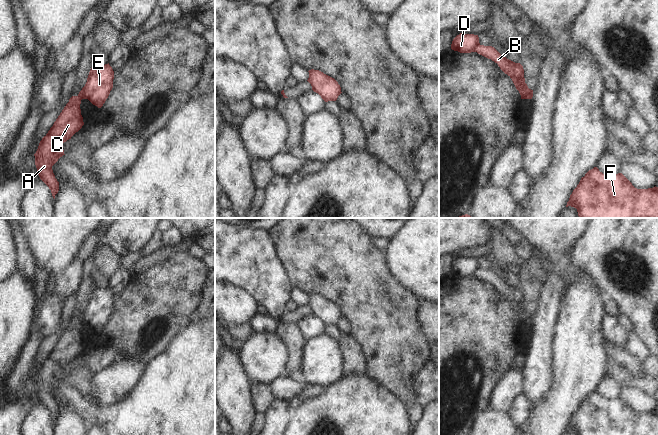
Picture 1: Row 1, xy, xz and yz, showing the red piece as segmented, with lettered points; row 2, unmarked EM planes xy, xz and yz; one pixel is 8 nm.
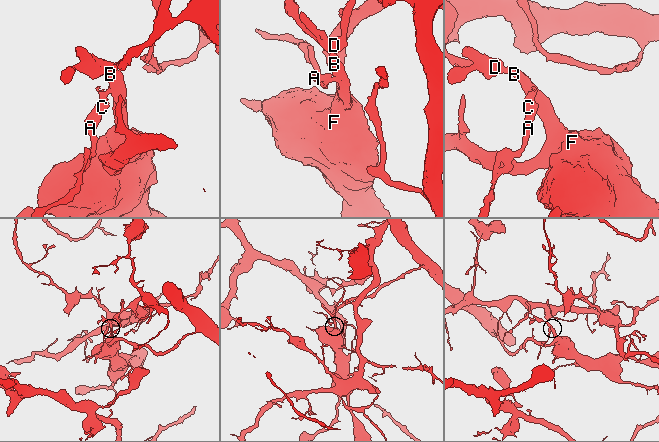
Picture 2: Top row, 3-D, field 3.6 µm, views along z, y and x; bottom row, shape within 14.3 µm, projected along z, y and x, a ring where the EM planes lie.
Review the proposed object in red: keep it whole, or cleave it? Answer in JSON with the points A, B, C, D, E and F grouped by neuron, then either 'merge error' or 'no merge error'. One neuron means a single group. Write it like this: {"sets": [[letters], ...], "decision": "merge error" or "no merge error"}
{"sets": [["A", "C"], ["B", "D", "E", "F"]], "decision": "merge error"}

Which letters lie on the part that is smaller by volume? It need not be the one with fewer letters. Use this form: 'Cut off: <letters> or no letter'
Cut off: A, C

